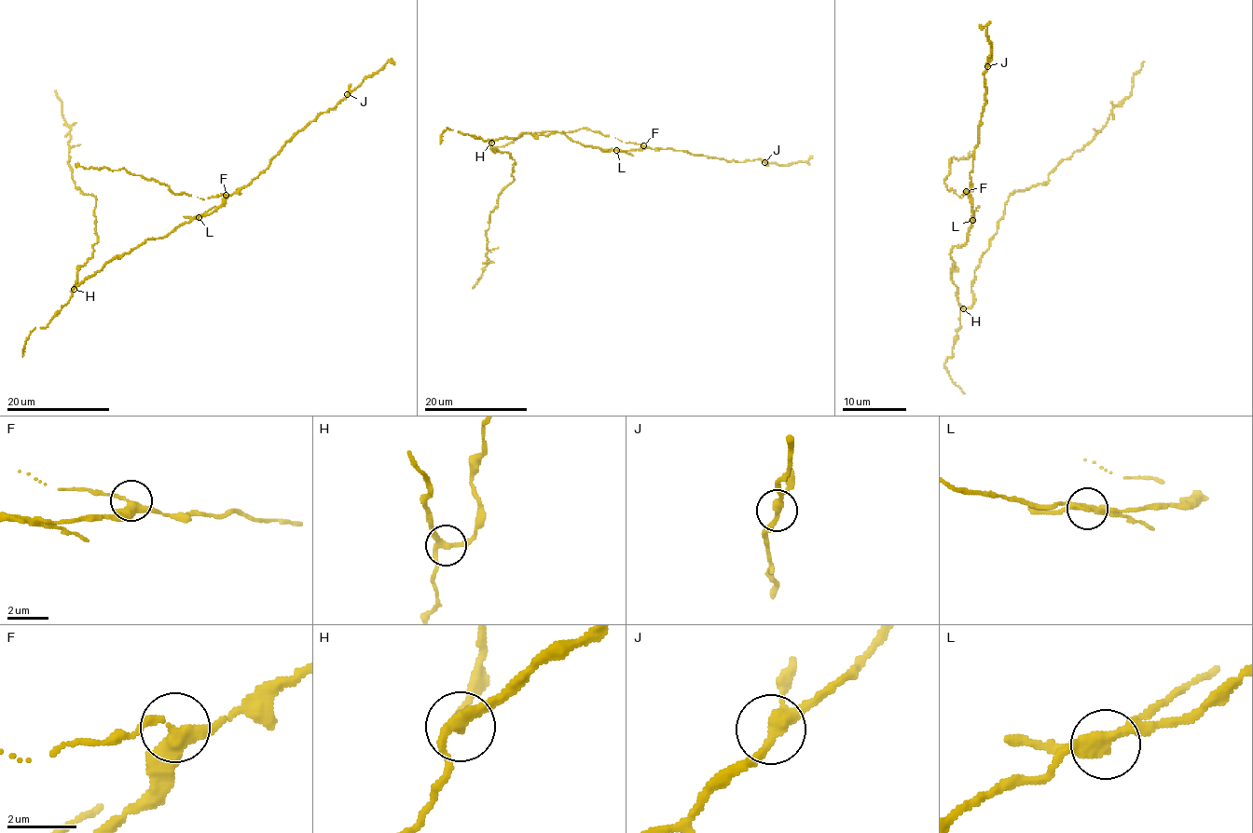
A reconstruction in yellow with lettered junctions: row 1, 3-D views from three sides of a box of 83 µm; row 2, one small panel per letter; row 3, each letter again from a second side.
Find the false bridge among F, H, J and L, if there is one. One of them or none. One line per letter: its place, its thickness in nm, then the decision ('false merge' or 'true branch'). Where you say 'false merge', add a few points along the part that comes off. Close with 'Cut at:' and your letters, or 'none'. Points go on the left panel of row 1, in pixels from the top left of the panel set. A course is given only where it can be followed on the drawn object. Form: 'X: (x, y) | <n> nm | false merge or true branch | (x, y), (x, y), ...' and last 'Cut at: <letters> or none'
F: (226, 195) | 320 nm | true branch
H: (74, 289) | 280 nm | true branch
J: (347, 94) | 280 nm | true branch
L: (199, 217) | 280 nm | false merge | (199, 218), (215, 206)
Cut at: L

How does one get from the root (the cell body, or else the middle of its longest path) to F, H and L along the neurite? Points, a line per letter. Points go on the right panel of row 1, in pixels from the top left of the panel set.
F: (954, 266), (950, 251), (966, 242), (972, 222), (972, 208), (966, 191)
H: (954, 266), (950, 271), (952, 281), (956, 286), (958, 304), (963, 308)
L: (954, 266), (950, 251), (966, 242), (972, 220)

